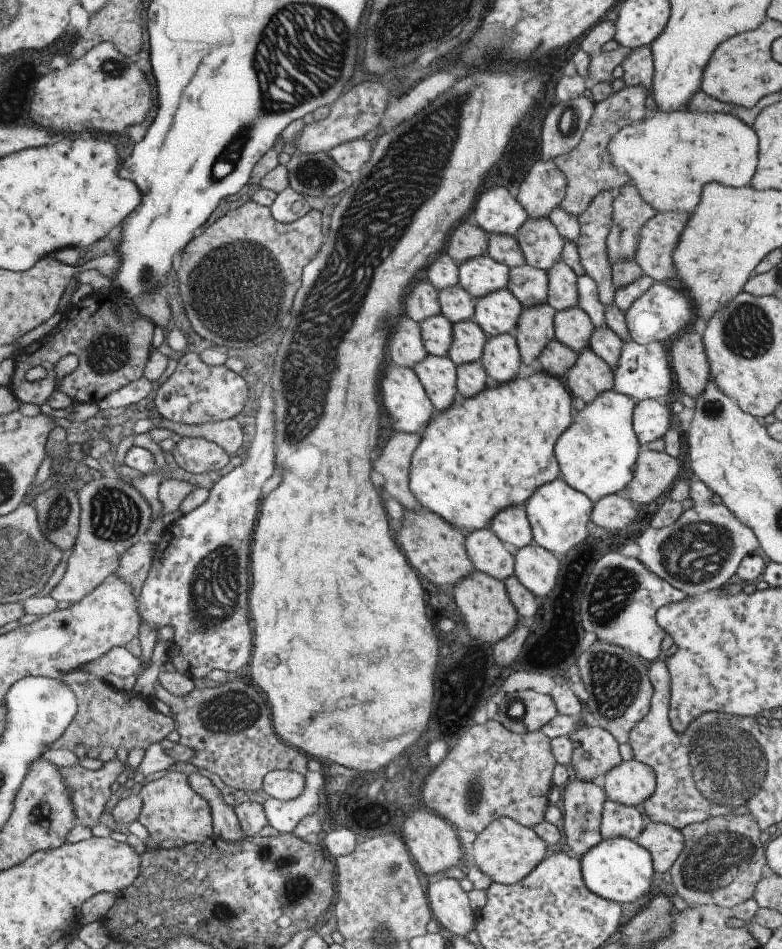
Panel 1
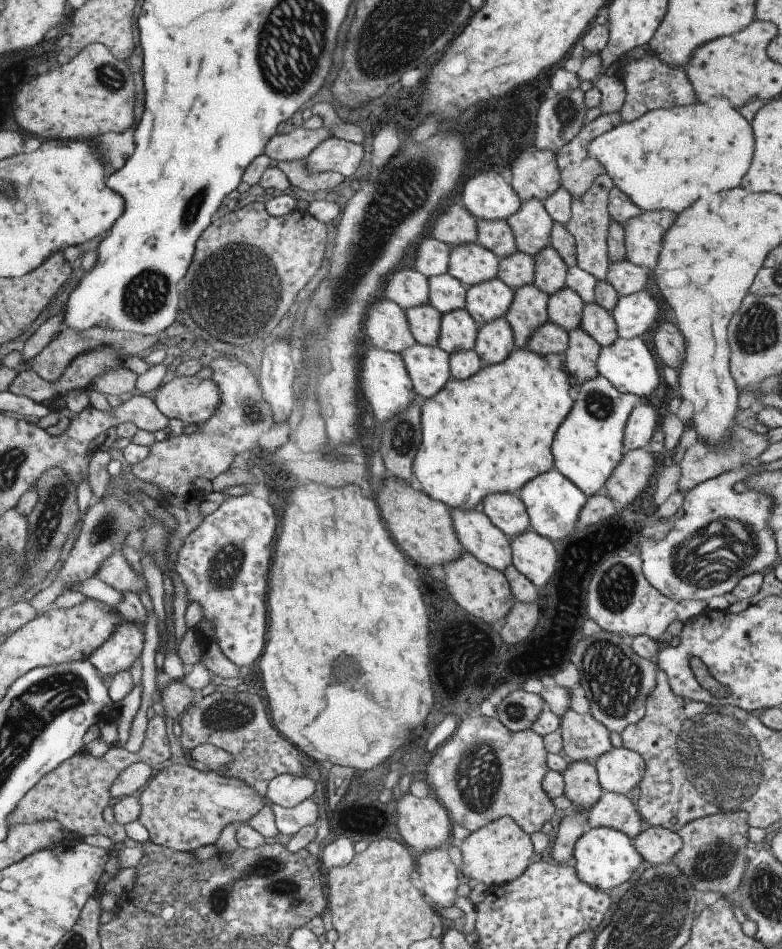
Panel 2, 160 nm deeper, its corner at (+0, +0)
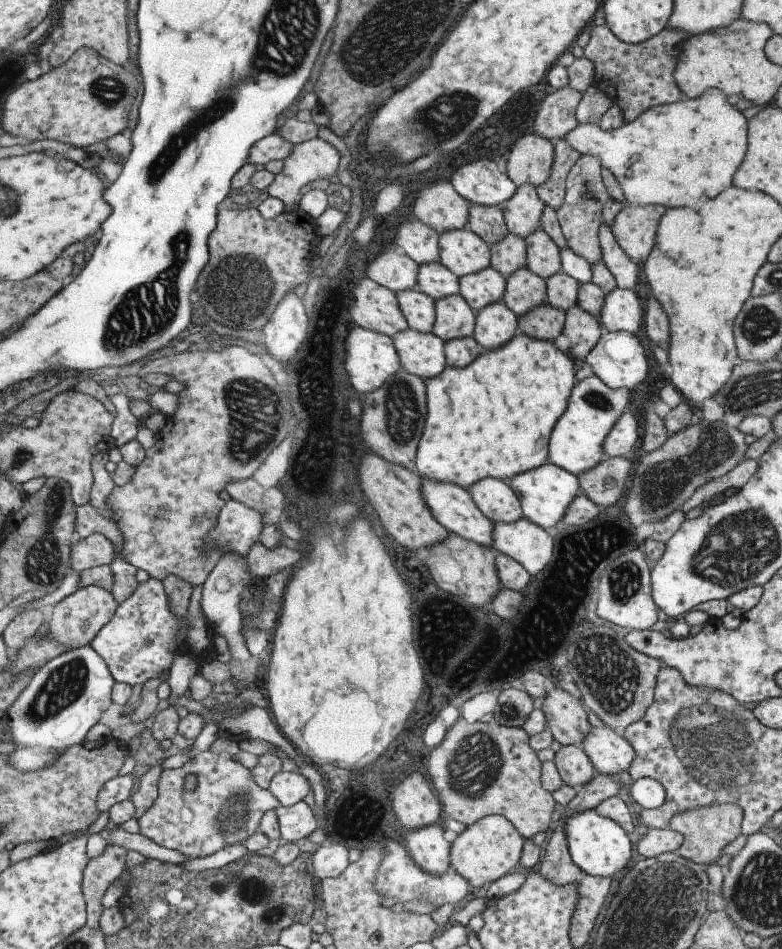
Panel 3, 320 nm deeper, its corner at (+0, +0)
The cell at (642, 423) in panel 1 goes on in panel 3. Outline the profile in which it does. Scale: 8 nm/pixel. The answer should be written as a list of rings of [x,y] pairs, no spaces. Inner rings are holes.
[[[622,414],[607,432],[601,448],[605,457],[631,457],[639,438],[639,424],[631,414]]]

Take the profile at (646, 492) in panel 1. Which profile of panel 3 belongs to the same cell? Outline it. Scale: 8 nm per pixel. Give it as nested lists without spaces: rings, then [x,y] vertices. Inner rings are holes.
[[[632,456],[605,457],[577,476],[580,494],[587,496],[601,509],[613,506],[627,488],[627,476],[632,473],[633,465]]]

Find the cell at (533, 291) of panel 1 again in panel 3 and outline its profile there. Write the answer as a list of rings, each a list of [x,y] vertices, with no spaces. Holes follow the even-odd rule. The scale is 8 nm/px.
[[[507,233],[499,242],[489,246],[490,267],[508,277],[517,268],[525,267],[526,246],[524,239]]]

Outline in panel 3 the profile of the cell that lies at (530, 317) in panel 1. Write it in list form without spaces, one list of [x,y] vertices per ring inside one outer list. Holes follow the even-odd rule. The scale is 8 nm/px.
[[[527,267],[517,268],[505,279],[505,290],[501,300],[516,317],[545,302],[544,280]]]

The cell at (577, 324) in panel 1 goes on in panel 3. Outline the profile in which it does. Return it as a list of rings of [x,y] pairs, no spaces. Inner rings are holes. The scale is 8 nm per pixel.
[[[559,270],[544,280],[546,284],[545,302],[552,307],[567,311],[571,306],[576,305],[578,283],[563,271]]]

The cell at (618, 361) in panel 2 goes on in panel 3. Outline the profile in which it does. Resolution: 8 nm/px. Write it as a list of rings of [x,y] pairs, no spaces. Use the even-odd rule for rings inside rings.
[[[606,332],[602,336],[593,350],[585,356],[585,362],[591,367],[593,375],[597,376],[605,386],[611,389],[627,389],[628,391],[637,387],[645,379],[647,374],[647,359],[645,352],[633,334],[627,332]]]

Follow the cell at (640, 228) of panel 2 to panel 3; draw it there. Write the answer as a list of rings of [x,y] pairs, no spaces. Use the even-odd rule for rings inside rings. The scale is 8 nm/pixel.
[[[625,204],[608,226],[615,243],[635,264],[644,263],[649,255],[658,221],[664,213],[663,206]]]

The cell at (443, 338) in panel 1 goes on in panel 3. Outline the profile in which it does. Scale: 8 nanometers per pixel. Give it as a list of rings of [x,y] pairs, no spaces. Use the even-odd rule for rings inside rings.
[[[415,287],[397,291],[395,296],[407,326],[428,333],[434,323],[434,300]]]

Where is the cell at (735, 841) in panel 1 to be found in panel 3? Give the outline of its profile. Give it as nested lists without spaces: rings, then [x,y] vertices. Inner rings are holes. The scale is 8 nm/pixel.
[[[713,803],[704,807],[693,807],[674,813],[667,828],[682,836],[682,844],[676,849],[682,858],[701,865],[715,864],[722,849],[740,834],[742,811],[732,803]]]

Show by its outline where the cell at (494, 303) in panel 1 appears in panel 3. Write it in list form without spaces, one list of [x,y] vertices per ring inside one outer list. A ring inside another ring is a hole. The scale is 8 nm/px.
[[[490,266],[458,278],[458,293],[477,312],[488,304],[501,301],[505,277]]]

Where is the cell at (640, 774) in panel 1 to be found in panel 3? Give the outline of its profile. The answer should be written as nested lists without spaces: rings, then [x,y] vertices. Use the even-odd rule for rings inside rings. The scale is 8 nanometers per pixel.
[[[604,725],[589,726],[580,746],[598,774],[619,779],[625,778],[620,772],[627,771],[634,758],[633,748]]]

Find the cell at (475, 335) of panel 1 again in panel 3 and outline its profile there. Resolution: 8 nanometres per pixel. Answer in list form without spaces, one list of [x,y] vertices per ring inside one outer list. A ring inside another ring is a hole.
[[[458,292],[438,298],[434,301],[434,323],[430,331],[443,342],[471,337],[474,315],[475,312]]]

